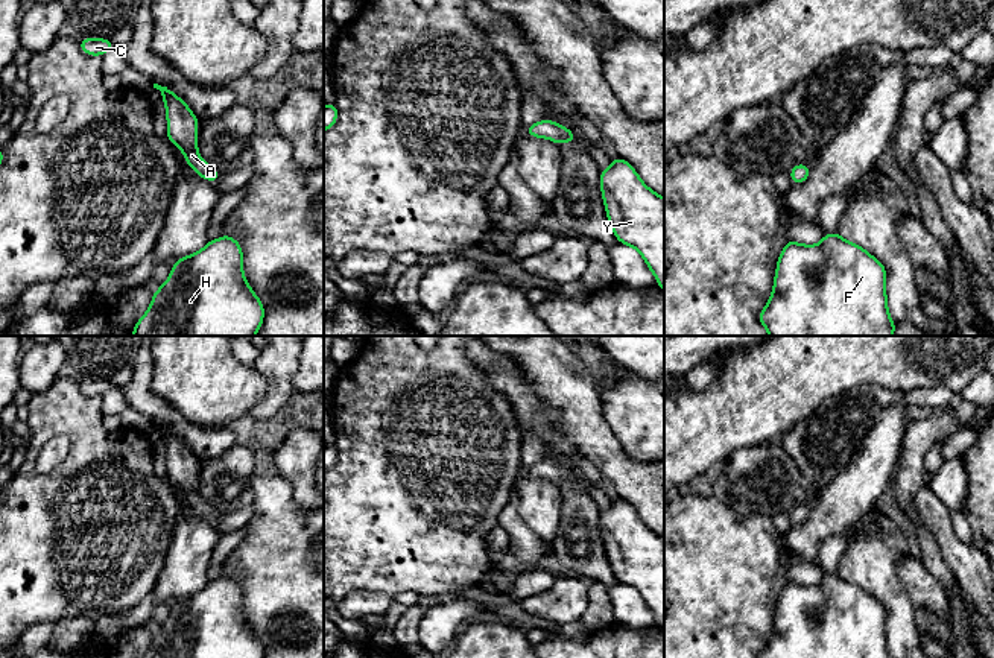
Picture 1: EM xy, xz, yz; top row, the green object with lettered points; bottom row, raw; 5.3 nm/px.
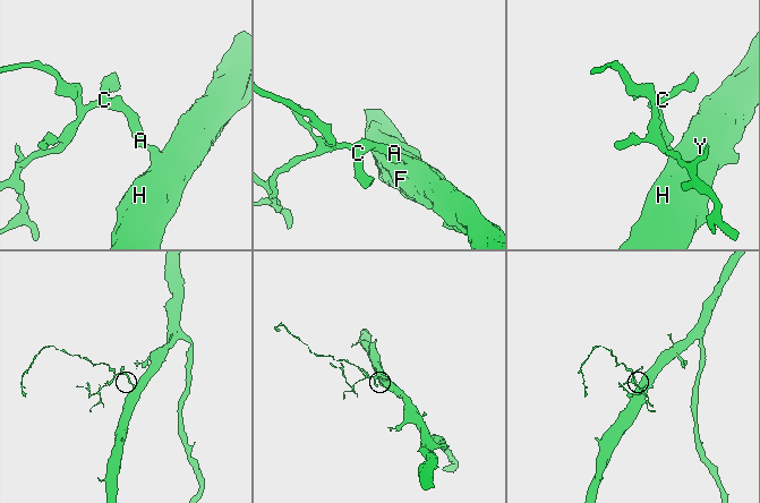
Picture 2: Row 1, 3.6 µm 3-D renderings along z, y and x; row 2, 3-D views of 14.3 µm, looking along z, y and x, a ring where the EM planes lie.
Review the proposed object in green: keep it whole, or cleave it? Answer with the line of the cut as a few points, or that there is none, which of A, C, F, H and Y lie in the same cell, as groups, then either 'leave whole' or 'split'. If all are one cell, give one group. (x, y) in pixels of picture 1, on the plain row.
no cut | A C F H Y | leave whole

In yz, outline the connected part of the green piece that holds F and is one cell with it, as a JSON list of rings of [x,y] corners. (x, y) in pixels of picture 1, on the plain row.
[[[837,571],[824,574],[819,585],[787,580],[777,602],[772,635],[758,658],[891,658],[886,608]]]

